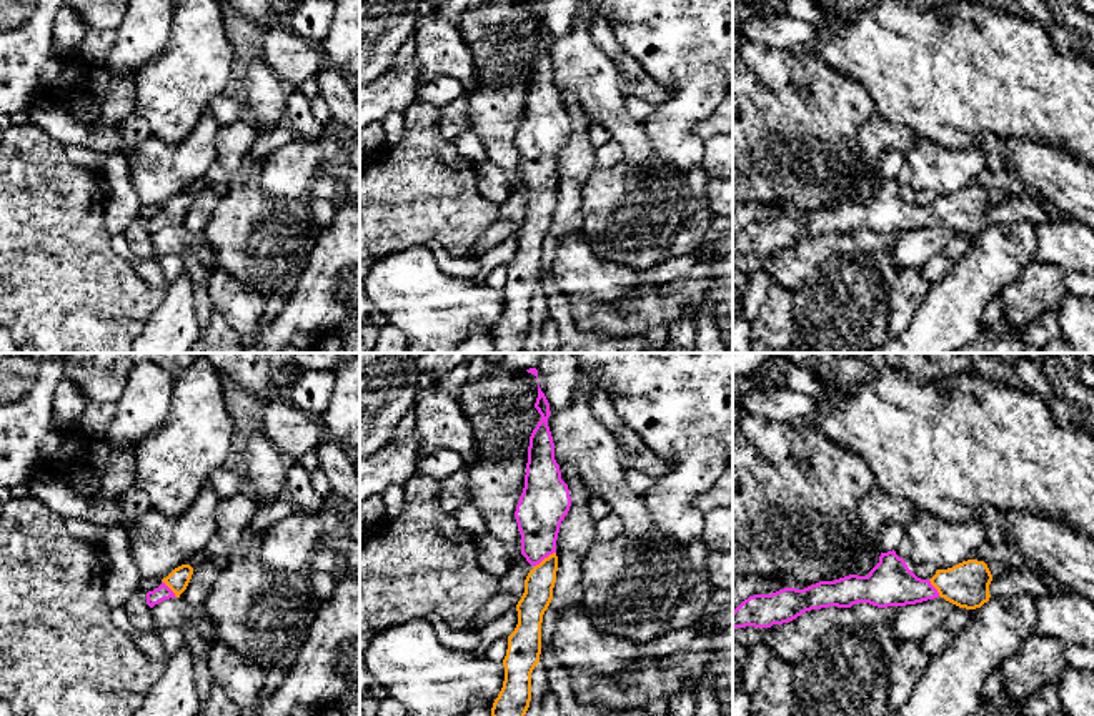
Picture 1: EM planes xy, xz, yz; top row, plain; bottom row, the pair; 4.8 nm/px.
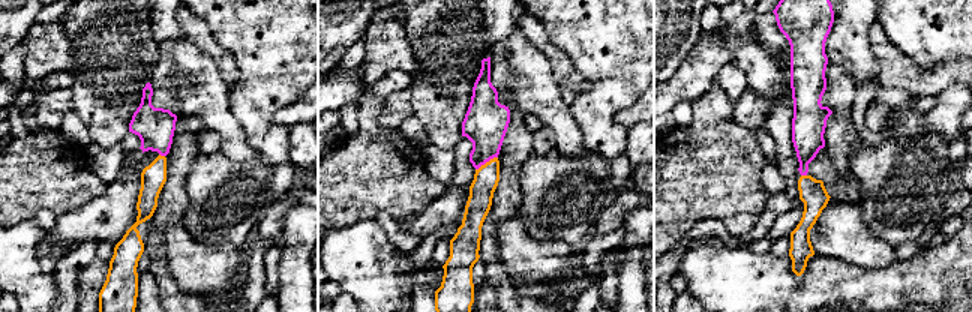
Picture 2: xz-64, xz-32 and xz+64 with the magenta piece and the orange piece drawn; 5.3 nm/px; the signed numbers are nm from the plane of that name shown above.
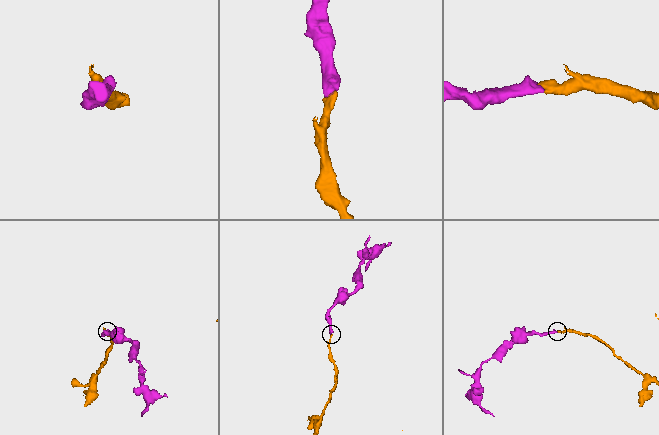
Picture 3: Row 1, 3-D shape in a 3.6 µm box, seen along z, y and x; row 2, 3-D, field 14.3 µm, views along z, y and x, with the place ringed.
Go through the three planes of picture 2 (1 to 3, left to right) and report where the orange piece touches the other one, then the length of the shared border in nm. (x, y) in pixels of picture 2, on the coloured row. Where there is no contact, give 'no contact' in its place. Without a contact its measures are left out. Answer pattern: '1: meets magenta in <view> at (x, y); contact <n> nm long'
1: meets magenta in xz-64 at (162, 155); contact 40 nm long
2: meets magenta in xz-32 at (486, 161); contact 140 nm long
3: meets magenta in xz+64 at (804, 174); contact 30 nm long

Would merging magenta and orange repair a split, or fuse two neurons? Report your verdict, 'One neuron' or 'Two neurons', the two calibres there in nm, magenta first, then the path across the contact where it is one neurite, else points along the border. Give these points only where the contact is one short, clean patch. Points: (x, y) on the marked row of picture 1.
One neuron. Thickness 240 nm (magenta) against 140 nm. Path across: xz (543, 505), (545, 556), (545, 573), (538, 586)

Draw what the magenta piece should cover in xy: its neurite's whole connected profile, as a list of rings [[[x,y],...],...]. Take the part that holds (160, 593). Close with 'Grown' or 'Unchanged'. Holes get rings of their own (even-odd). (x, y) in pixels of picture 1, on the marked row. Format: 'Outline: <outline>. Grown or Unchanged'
Outline: [[[190,564],[175,568],[167,578],[162,579],[158,588],[147,593],[147,604],[153,608],[165,599],[180,598],[180,594],[186,589],[191,574],[193,568]]]. Grown

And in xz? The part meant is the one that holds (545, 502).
Outline: [[[540,383],[535,408],[541,420],[530,436],[525,488],[515,511],[521,554],[535,568],[528,573],[525,593],[516,604],[518,624],[508,636],[503,659],[505,681],[491,716],[525,716],[530,708],[531,673],[541,654],[543,614],[553,599],[556,583],[556,539],[571,506],[568,485],[561,480],[554,460],[554,443],[548,426],[549,403]]]. Grown

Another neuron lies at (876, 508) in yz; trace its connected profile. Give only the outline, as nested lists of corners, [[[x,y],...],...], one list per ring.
[[[879,485],[873,486],[859,501],[858,521],[868,544],[858,556],[858,563],[853,569],[841,573],[836,579],[858,574],[868,576],[869,571],[879,563],[879,548],[883,526],[898,521],[901,525],[909,523],[914,516],[916,506],[903,498],[888,495]]]

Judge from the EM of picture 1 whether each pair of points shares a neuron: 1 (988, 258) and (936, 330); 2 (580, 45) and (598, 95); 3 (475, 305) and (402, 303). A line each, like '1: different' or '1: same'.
1: same
2: same
3: same

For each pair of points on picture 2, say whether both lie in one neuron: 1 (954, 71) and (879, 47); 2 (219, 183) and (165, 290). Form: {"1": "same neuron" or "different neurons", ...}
{"1": "same neuron", "2": "different neurons"}

